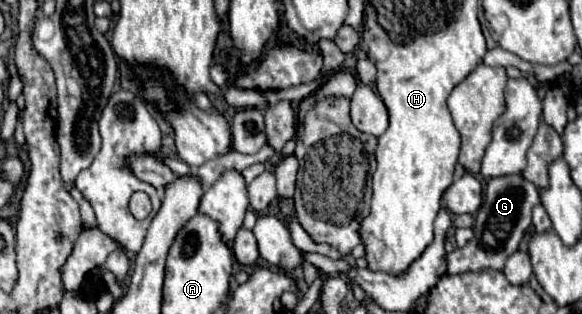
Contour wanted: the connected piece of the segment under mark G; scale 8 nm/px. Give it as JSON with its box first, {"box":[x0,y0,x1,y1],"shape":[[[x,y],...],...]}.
{"box":[446,174,540,274],"shape":[[[522,174],[492,178],[486,186],[482,208],[476,214],[474,222],[474,238],[464,246],[456,248],[448,254],[448,272],[446,274],[462,274],[462,272],[482,272],[482,270],[502,270],[506,260],[518,250],[518,244],[528,230],[532,220],[532,208],[540,202],[540,194],[534,184],[526,182]]]}

